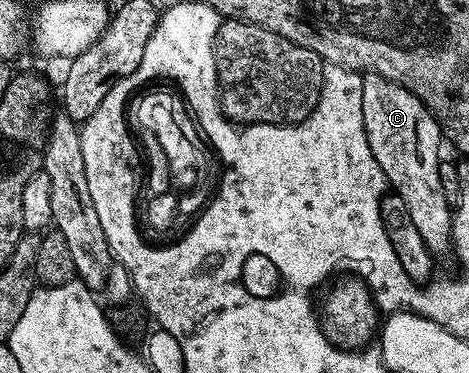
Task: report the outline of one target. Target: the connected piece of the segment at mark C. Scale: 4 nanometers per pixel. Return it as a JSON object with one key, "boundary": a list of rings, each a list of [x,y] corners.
{"boundary":[[[362,73],[362,118],[368,147],[384,171],[389,188],[404,199],[416,231],[430,252],[441,255],[452,245],[452,201],[440,183],[438,164],[444,138],[438,120],[412,91],[379,73]]]}

